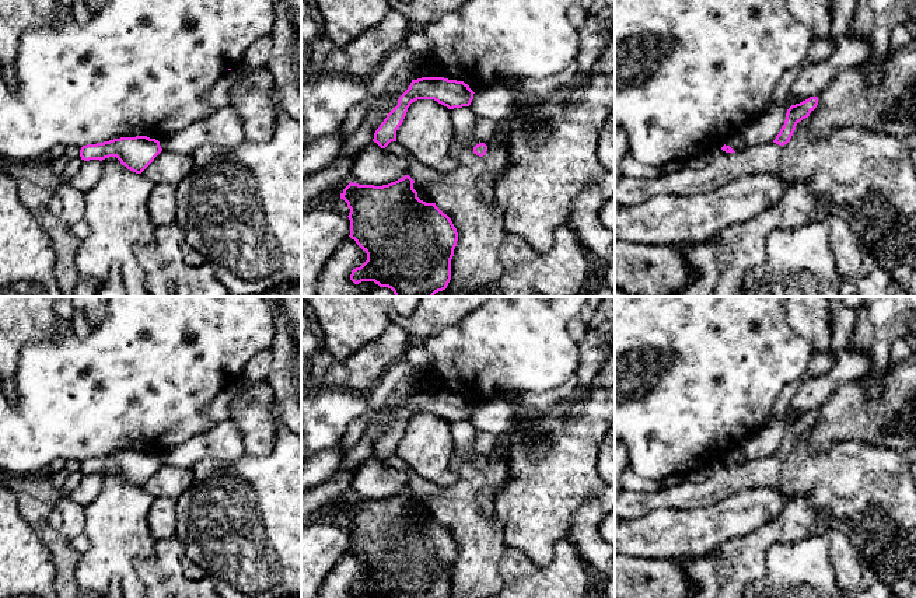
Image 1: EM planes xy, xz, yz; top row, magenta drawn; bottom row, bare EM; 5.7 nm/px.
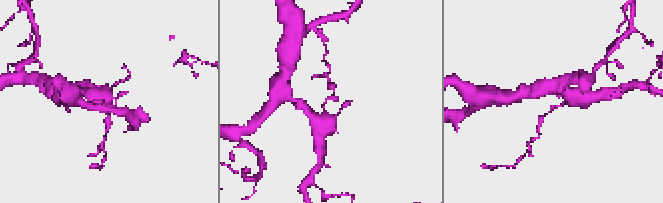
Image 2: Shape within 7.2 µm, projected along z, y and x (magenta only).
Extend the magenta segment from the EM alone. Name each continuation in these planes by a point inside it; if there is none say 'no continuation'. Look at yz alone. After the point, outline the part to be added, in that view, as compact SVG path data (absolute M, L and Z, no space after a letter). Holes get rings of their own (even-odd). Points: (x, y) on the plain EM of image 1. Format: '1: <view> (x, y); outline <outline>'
no continuation

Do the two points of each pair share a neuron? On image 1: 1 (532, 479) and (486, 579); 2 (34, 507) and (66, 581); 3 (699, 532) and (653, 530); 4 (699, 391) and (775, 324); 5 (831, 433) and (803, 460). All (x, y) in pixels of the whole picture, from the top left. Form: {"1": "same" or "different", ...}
{"1": "different", "2": "same", "3": "same", "4": "same", "5": "different"}

